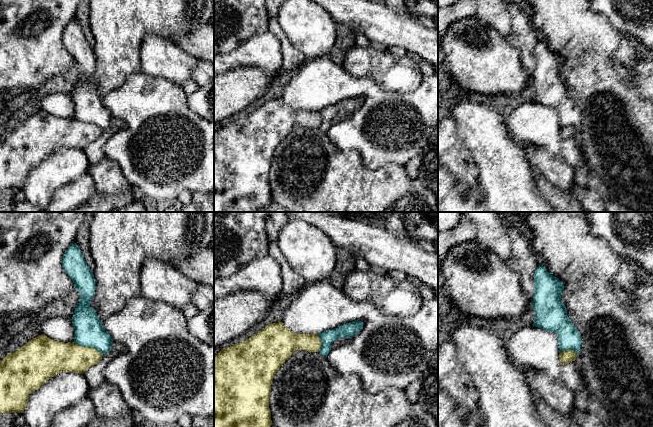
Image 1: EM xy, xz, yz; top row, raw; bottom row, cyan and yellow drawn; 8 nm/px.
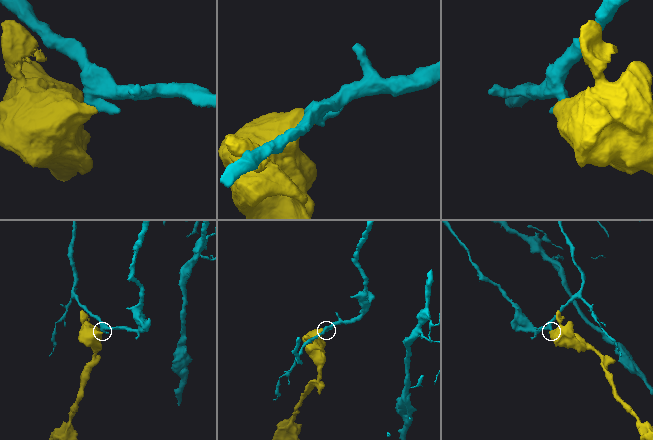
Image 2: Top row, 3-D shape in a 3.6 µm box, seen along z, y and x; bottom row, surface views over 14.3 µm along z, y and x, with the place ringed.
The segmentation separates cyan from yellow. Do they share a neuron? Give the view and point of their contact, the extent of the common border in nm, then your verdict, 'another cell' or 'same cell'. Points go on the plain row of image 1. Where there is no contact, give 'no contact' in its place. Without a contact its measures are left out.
xy (88, 122) | 260 nm | another cell

